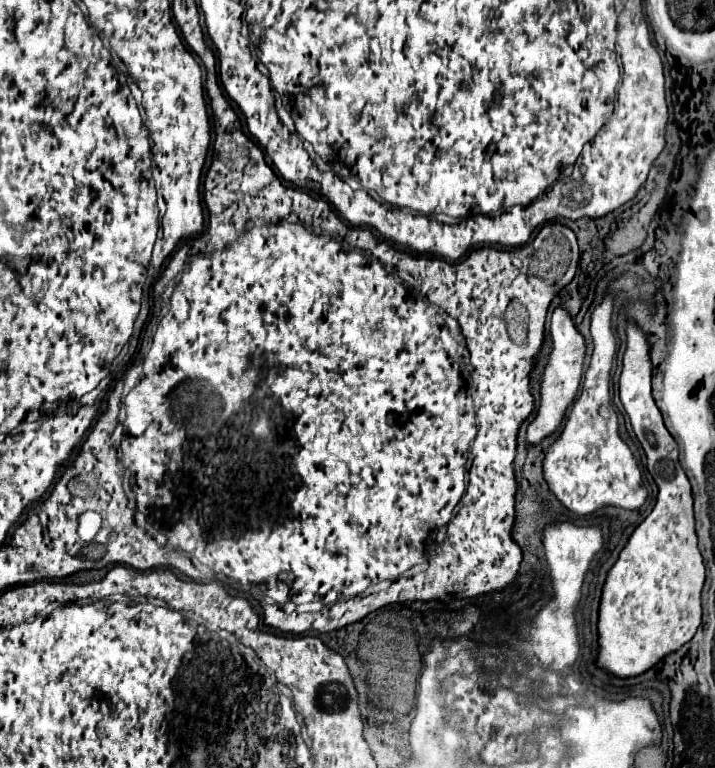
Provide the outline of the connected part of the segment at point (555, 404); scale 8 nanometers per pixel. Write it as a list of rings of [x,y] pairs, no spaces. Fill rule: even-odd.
[[[563,306],[555,308],[555,312],[551,316],[551,342],[553,342],[553,346],[549,352],[547,366],[543,370],[543,380],[541,380],[539,410],[527,426],[527,444],[531,444],[531,446],[537,446],[539,442],[549,438],[561,426],[567,408],[573,404],[573,400],[577,396],[581,376],[583,376],[583,360],[585,360],[585,350],[587,350],[585,338],[577,330],[569,310]]]

